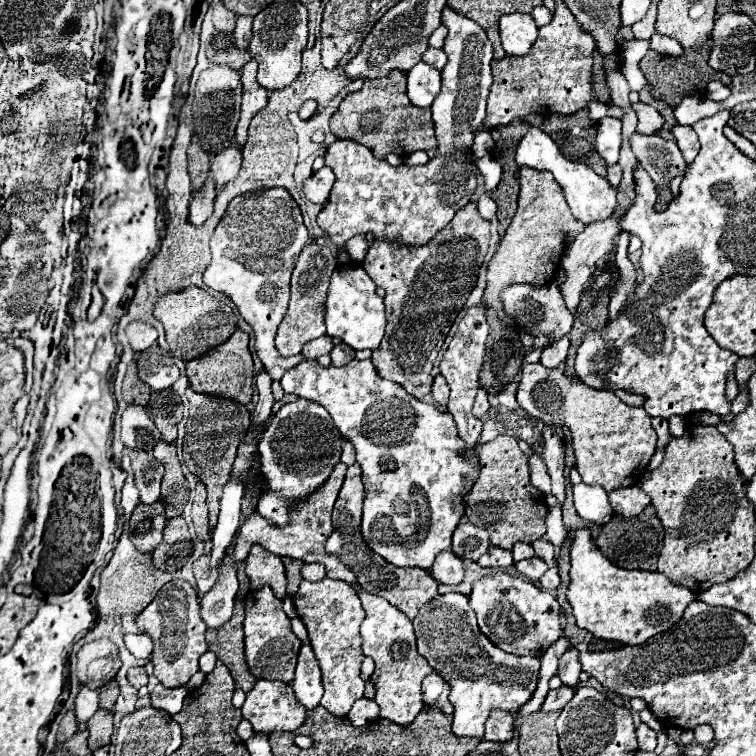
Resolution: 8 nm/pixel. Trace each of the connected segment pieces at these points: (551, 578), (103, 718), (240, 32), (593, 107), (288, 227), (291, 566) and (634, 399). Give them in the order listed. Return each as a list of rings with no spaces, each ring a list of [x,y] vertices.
[[[550,567],[542,577],[540,577],[540,585],[548,591],[554,591],[560,585],[560,575],[558,575],[558,567]]]
[[[98,709],[90,719],[88,719],[88,747],[90,751],[96,751],[104,745],[110,745],[110,735],[112,735],[112,713]]]
[[[238,17],[236,29],[234,29],[234,39],[236,39],[236,47],[248,49],[250,39],[252,39],[252,17]]]
[[[590,101],[590,103],[588,103],[588,115],[590,115],[590,119],[594,119],[594,121],[598,121],[600,117],[604,117],[606,111],[608,111],[608,105],[602,103],[602,101]]]
[[[282,187],[260,189],[234,197],[210,241],[212,261],[204,271],[204,283],[210,289],[228,295],[244,321],[254,329],[258,359],[274,381],[282,379],[286,367],[294,369],[304,360],[302,354],[288,359],[280,357],[274,347],[274,337],[288,307],[290,273],[306,241],[308,231],[302,223],[300,207]]]
[[[282,557],[284,561],[284,567],[286,567],[286,577],[288,577],[288,595],[292,597],[302,581],[302,575],[300,575],[300,569],[302,569],[302,561],[298,559],[290,559],[290,557]]]
[[[617,389],[613,390],[614,393],[622,399],[626,404],[631,406],[643,406],[644,404],[644,397],[641,395],[631,394],[626,392],[625,390]]]

